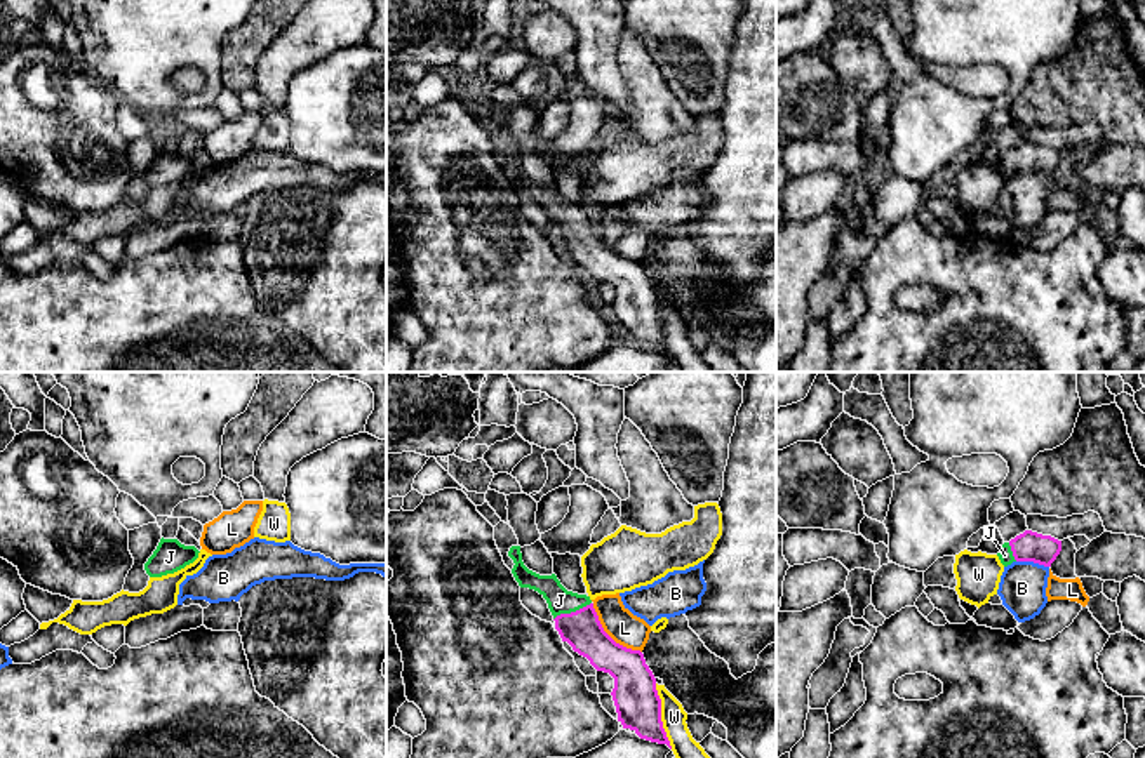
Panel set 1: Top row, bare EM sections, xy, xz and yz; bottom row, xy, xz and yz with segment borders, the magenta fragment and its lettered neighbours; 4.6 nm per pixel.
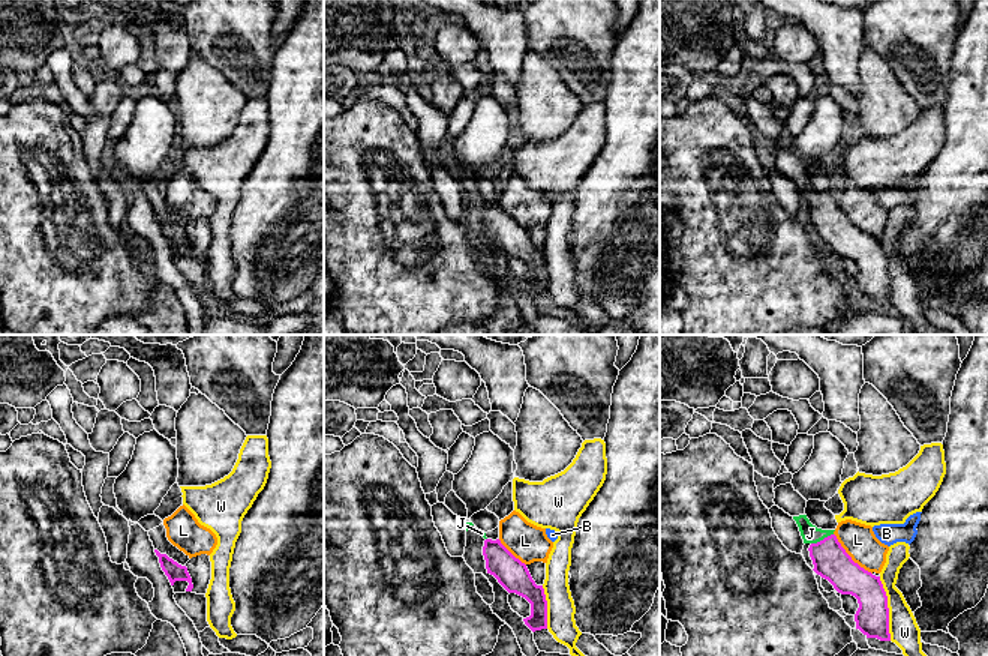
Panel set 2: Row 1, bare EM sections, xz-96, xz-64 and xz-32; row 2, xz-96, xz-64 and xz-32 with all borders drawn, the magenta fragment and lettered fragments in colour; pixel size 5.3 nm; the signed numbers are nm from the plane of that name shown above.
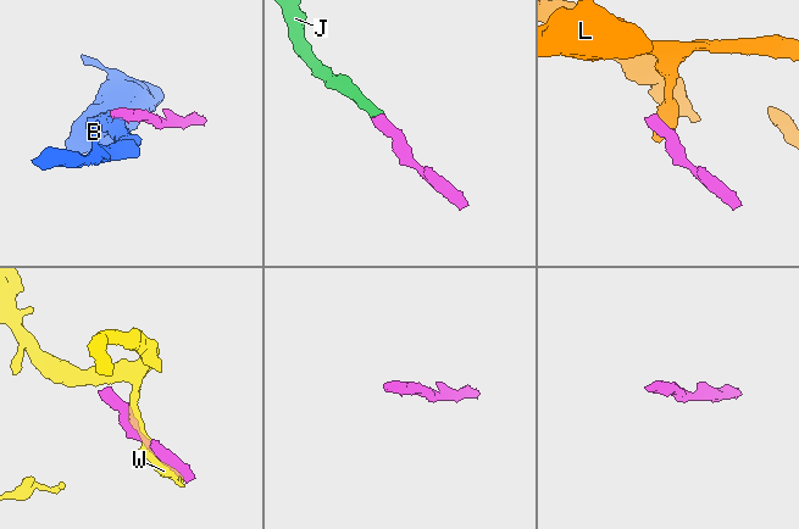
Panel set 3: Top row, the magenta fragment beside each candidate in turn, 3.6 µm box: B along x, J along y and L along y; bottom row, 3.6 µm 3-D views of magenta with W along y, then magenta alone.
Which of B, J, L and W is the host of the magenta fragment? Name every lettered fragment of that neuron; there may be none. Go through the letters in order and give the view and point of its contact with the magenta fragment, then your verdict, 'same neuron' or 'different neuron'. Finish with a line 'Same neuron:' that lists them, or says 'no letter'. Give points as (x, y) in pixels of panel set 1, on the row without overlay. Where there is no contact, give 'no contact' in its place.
B: meets magenta in yz at (1032, 171); different neuron
J: meets magenta in xz at (571, 223); same neuron
L: meets magenta in xz at (608, 246); different neuron
W: meets magenta in xz at (660, 327); different neuron
Same neuron: J

